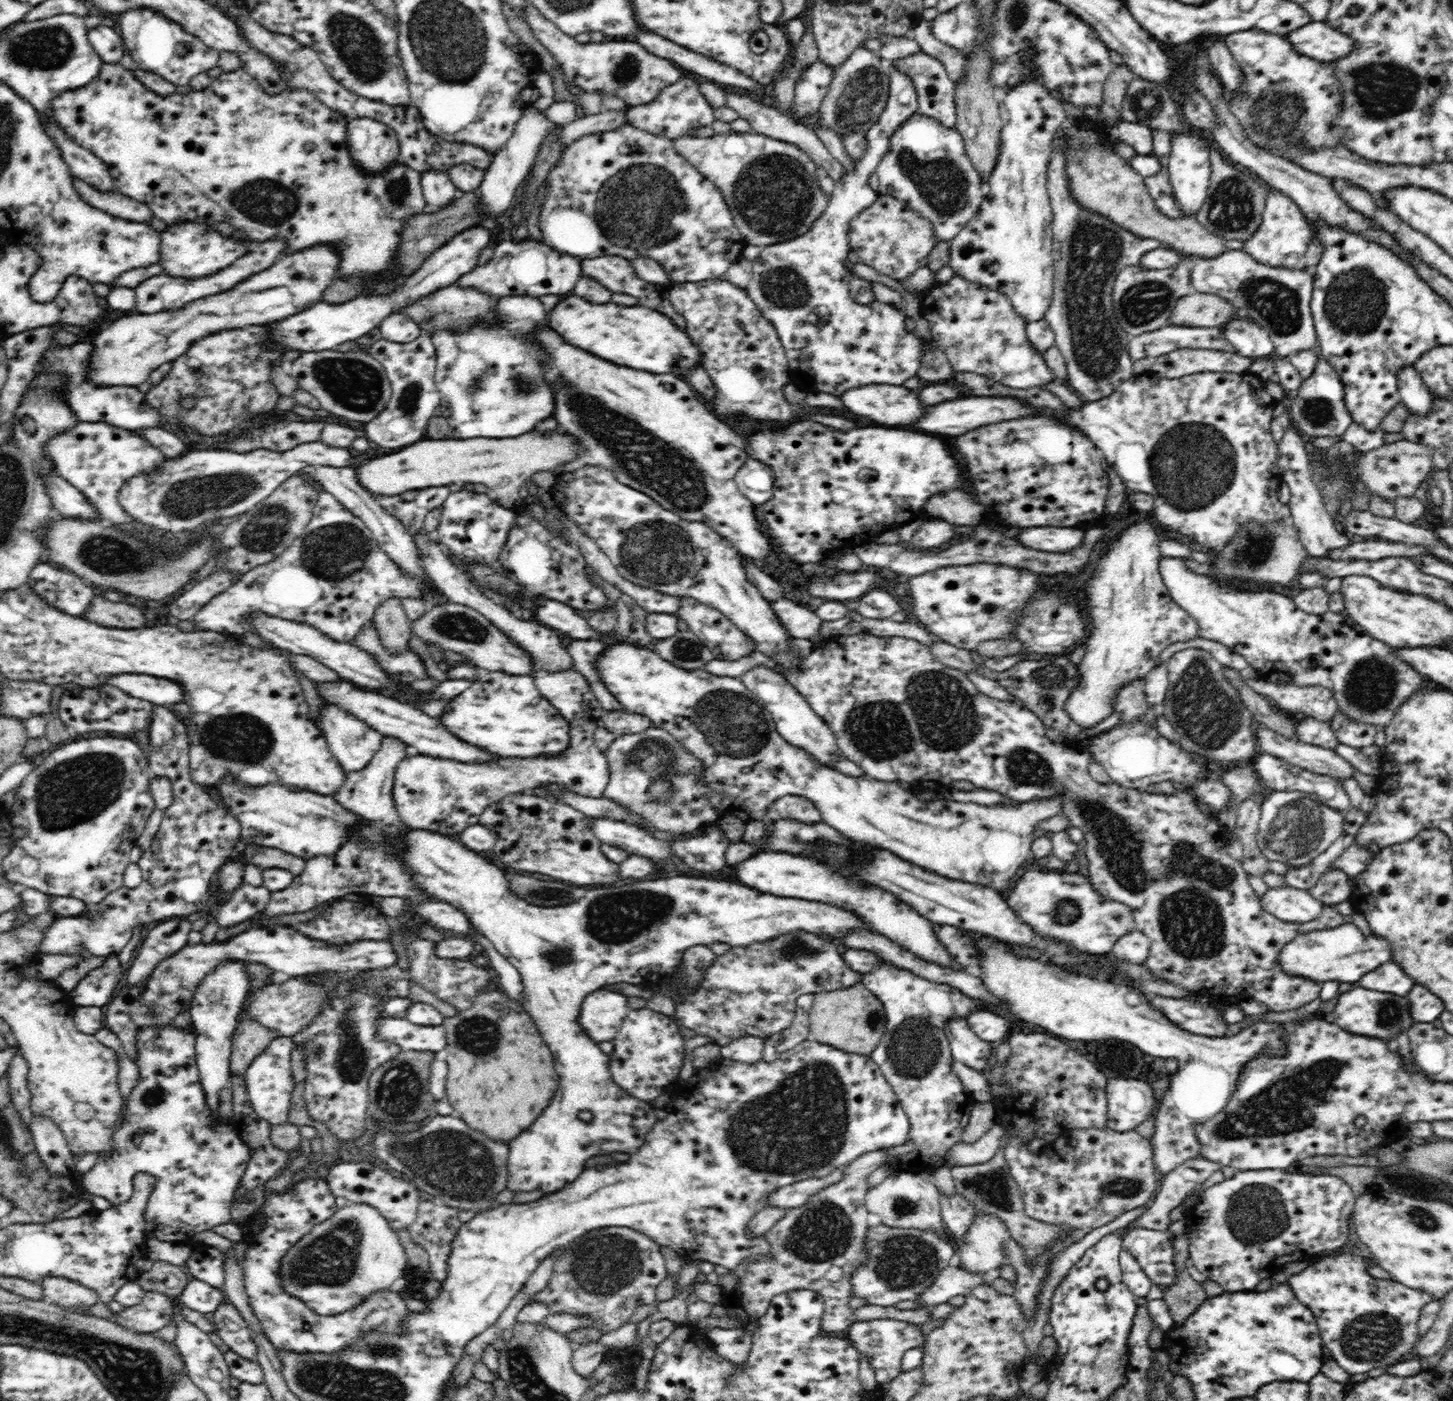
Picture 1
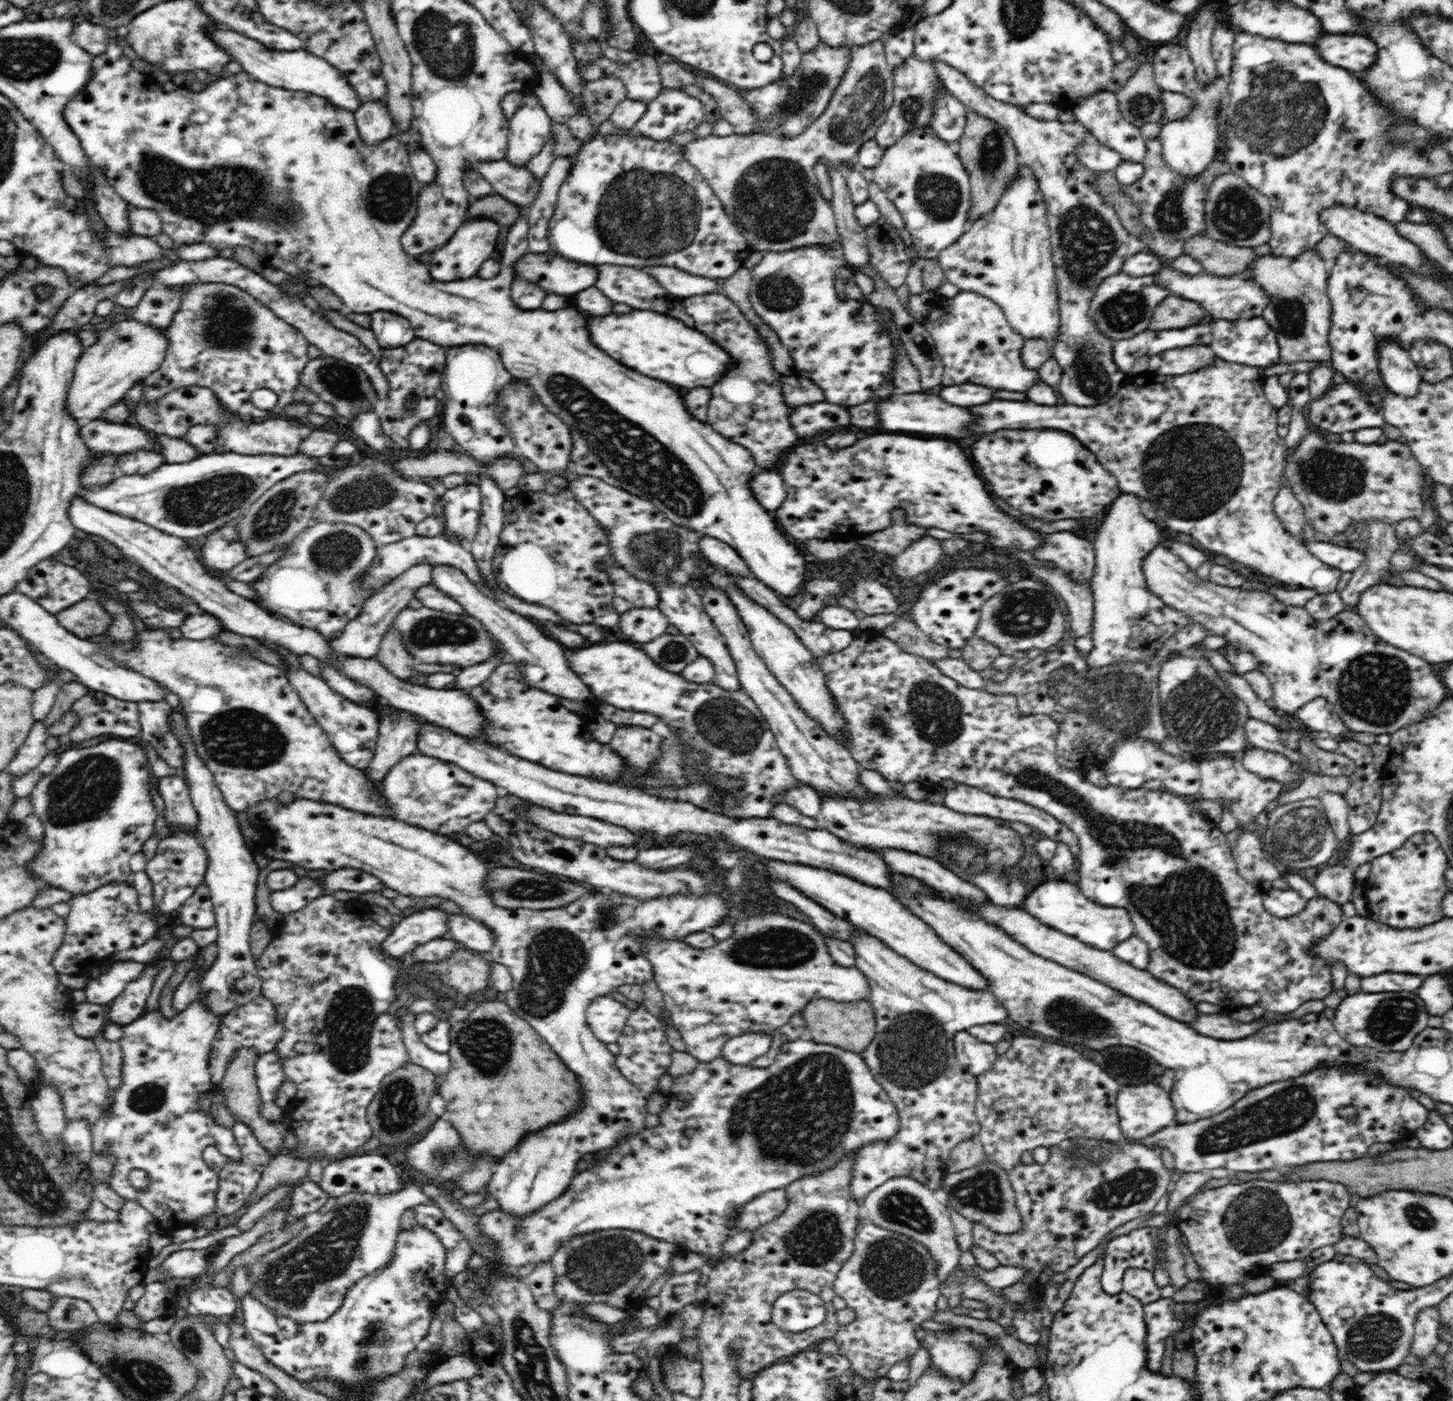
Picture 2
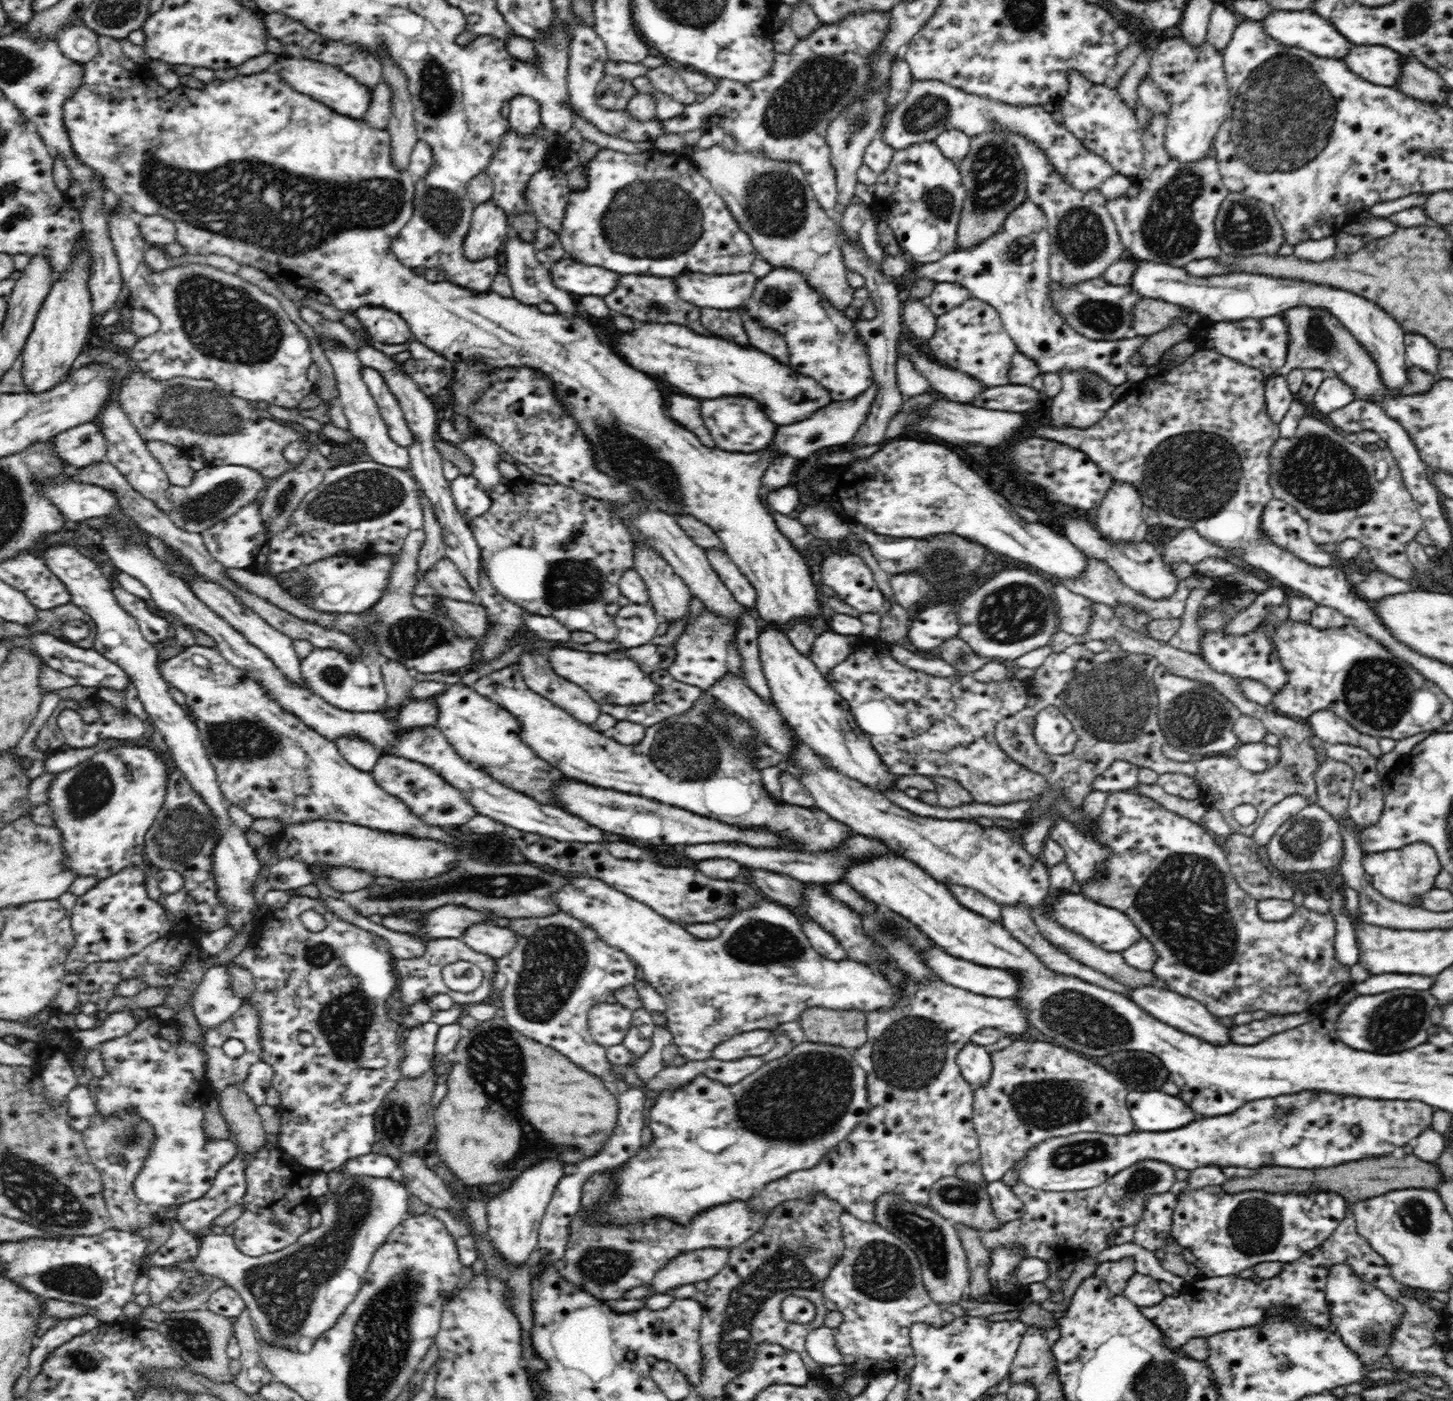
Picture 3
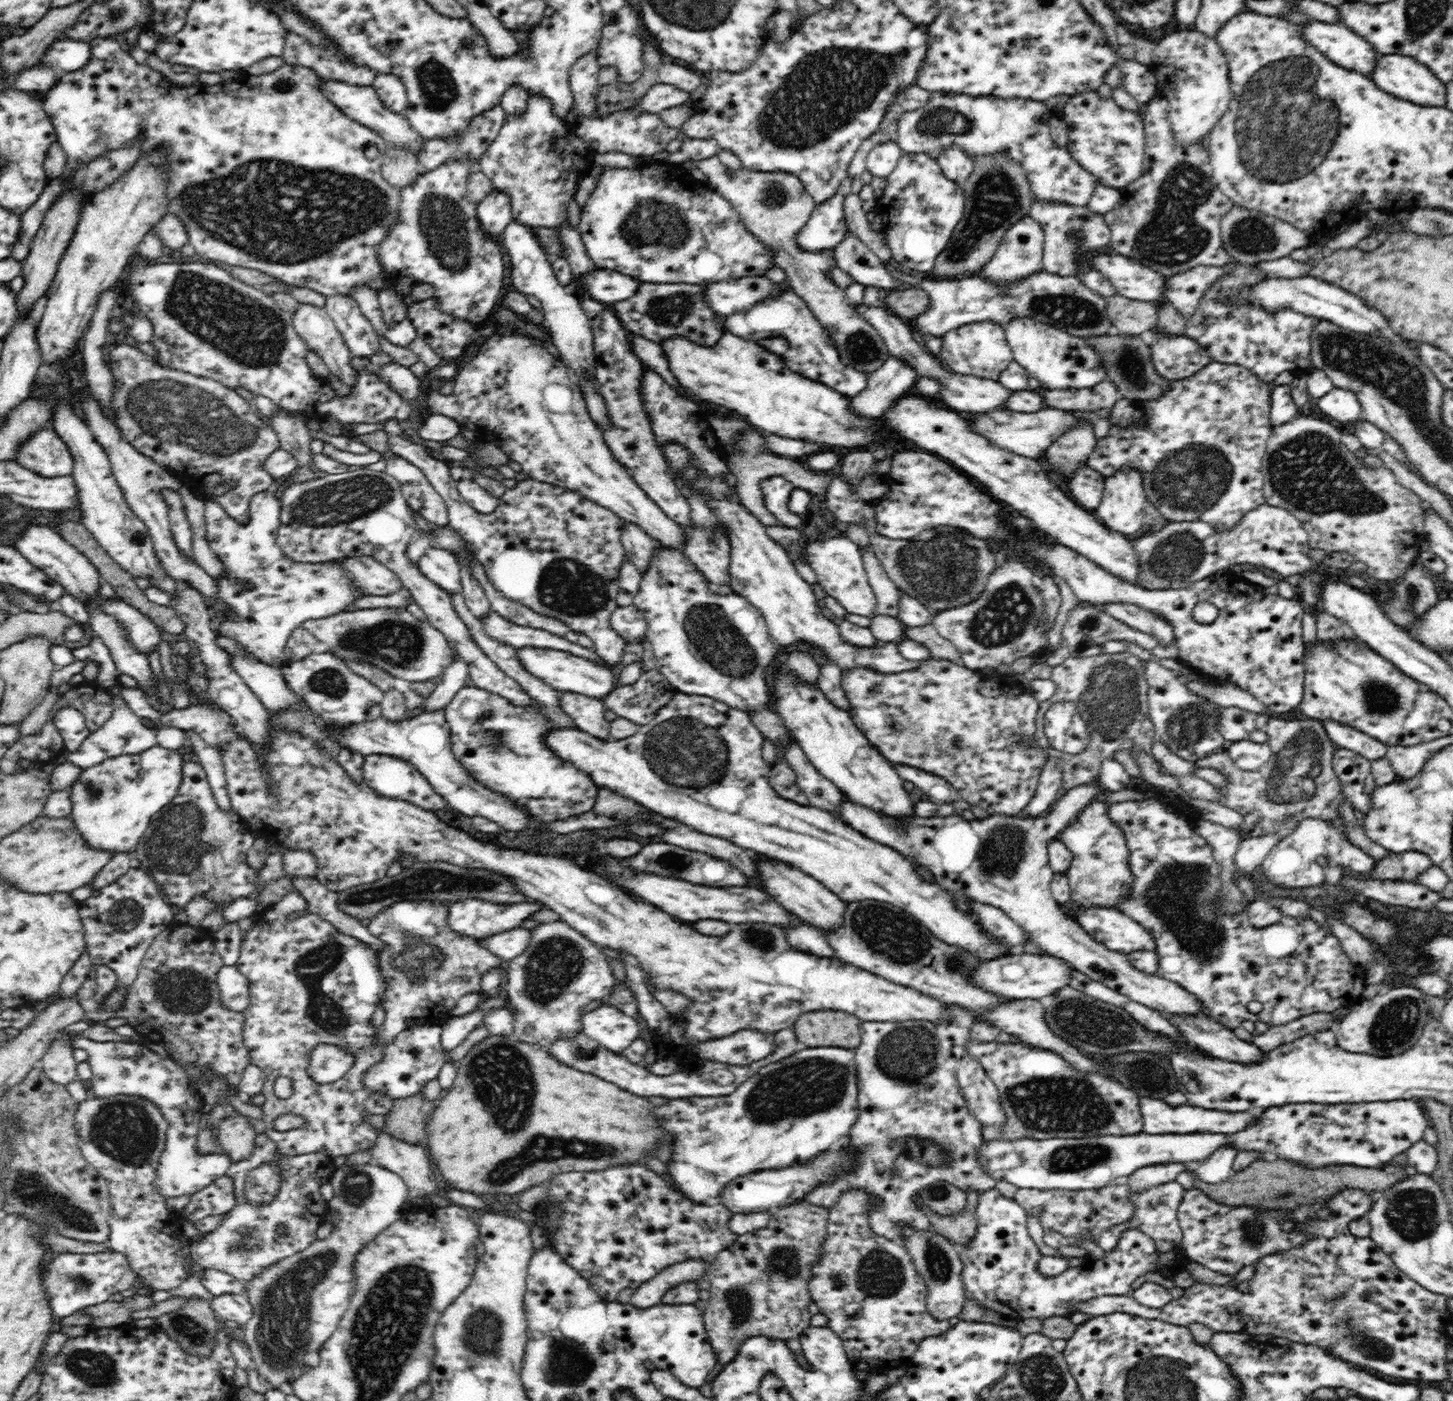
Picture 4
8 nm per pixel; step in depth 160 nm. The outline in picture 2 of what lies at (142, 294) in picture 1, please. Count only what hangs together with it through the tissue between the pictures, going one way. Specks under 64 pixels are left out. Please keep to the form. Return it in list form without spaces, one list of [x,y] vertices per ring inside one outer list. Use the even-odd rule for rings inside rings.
[[[184,285],[175,287],[154,286],[149,288],[142,297],[142,300],[132,309],[132,318],[138,323],[142,323],[152,329],[164,329],[171,320],[172,314],[176,312],[176,308],[180,306],[180,293],[178,288],[184,288]]]

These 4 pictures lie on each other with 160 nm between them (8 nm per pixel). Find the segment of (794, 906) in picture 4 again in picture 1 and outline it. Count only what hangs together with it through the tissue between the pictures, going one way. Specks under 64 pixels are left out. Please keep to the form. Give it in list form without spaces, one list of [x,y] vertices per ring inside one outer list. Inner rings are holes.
[[[887,961],[864,974],[862,984],[877,999],[882,1000],[882,1005],[884,1005],[886,1033],[880,1038],[879,1044],[872,1050],[870,1057],[880,1067],[884,1078],[894,1089],[894,1093],[908,1117],[908,1123],[910,1123],[908,1140],[904,1144],[880,1150],[884,1153],[884,1165],[890,1165],[896,1172],[931,1174],[945,1166],[947,1152],[960,1141],[960,1136],[968,1124],[970,1113],[978,1104],[951,1069],[954,1060],[944,1028],[952,1019],[966,1019],[974,1011],[987,1010],[990,1002],[970,998],[957,988],[932,982]]]

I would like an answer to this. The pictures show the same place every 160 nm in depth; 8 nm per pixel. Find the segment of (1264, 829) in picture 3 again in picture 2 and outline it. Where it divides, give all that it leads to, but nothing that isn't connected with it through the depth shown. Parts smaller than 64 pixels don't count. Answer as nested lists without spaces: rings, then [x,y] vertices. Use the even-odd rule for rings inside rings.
[[[1306,774],[1298,787],[1281,792],[1277,798],[1276,807],[1310,799],[1319,800],[1323,792],[1340,793],[1344,795],[1350,786],[1349,777],[1324,777],[1322,775]]]

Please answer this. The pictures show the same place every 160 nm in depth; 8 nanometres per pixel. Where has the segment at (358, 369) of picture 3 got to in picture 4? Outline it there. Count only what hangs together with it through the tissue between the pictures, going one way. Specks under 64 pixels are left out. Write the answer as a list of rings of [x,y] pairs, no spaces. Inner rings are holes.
[[[298,302],[291,317],[296,333],[322,357],[330,372],[344,384],[354,386],[356,369],[350,367],[351,350],[324,307]],[[387,455],[385,472],[399,484],[409,506],[435,526],[449,524],[449,514],[440,494],[428,483],[425,474],[404,458]]]

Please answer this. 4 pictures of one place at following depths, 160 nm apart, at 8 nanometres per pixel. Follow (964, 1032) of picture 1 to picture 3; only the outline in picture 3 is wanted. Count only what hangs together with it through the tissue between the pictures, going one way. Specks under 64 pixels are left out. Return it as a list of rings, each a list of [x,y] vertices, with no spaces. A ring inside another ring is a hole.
[[[969,1043],[957,1056],[957,1064],[962,1078],[970,1083],[972,1089],[987,1086],[993,1074],[989,1049]]]

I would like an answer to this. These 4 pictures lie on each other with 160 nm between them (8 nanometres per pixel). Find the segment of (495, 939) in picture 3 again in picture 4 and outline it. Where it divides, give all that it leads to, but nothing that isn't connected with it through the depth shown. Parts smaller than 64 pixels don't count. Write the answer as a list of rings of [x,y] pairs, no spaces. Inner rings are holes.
[[[522,927],[481,940],[481,943],[487,946],[487,949],[491,950],[492,954],[496,954],[496,957],[509,962],[520,957],[528,948],[530,942],[532,942],[532,930]]]

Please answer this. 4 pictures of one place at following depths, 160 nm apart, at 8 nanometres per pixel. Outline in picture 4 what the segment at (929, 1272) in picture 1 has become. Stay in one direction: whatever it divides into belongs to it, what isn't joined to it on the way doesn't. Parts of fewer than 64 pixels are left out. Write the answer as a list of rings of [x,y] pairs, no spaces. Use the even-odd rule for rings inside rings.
[[[854,1188],[842,1192],[836,1204],[826,1208],[826,1238],[807,1286],[809,1299],[826,1316],[826,1326],[842,1339],[853,1368],[869,1374],[887,1372],[898,1362],[905,1365],[920,1342],[949,1329],[948,1321],[938,1321],[928,1313],[927,1282],[916,1270],[911,1254],[900,1244],[886,1242],[870,1226],[870,1215],[880,1207],[879,1200],[873,1200],[865,1188]],[[850,1302],[860,1304],[860,1314],[846,1314],[844,1306]]]

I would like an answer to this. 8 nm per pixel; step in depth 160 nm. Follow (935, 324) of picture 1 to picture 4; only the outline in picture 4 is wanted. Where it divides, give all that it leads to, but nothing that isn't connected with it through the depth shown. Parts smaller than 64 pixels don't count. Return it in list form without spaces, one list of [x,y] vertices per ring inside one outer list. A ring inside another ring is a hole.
[[[992,321],[975,322],[947,332],[942,338],[938,359],[953,373],[998,381],[1000,373],[1013,361],[1005,327]]]

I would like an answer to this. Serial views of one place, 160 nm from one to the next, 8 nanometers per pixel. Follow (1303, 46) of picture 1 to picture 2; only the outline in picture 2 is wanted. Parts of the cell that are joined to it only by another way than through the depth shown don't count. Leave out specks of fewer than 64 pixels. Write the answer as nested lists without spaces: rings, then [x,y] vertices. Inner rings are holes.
[[[1330,34],[1319,38],[1315,49],[1333,66],[1340,66],[1354,73],[1364,74],[1376,66],[1378,45],[1370,37]]]

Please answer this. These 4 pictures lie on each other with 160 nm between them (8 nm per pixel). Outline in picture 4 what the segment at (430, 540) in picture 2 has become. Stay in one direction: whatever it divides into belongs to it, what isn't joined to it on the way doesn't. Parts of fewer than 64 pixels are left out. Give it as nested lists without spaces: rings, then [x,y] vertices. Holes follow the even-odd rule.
[[[272,489],[256,494],[249,504],[249,523],[240,525],[236,520],[228,516],[222,506],[215,500],[205,500],[204,509],[206,523],[206,538],[210,549],[222,562],[222,574],[220,578],[214,578],[218,592],[214,594],[214,603],[222,607],[224,614],[220,616],[220,622],[215,625],[217,637],[228,637],[236,641],[236,645],[242,649],[244,655],[250,659],[260,661],[272,667],[280,667],[286,664],[286,643],[295,628],[310,620],[334,616],[342,612],[342,608],[356,602],[358,595],[348,585],[346,575],[342,569],[333,566],[334,562],[304,564],[293,562],[284,555],[277,543],[277,532],[280,526],[280,501]]]

